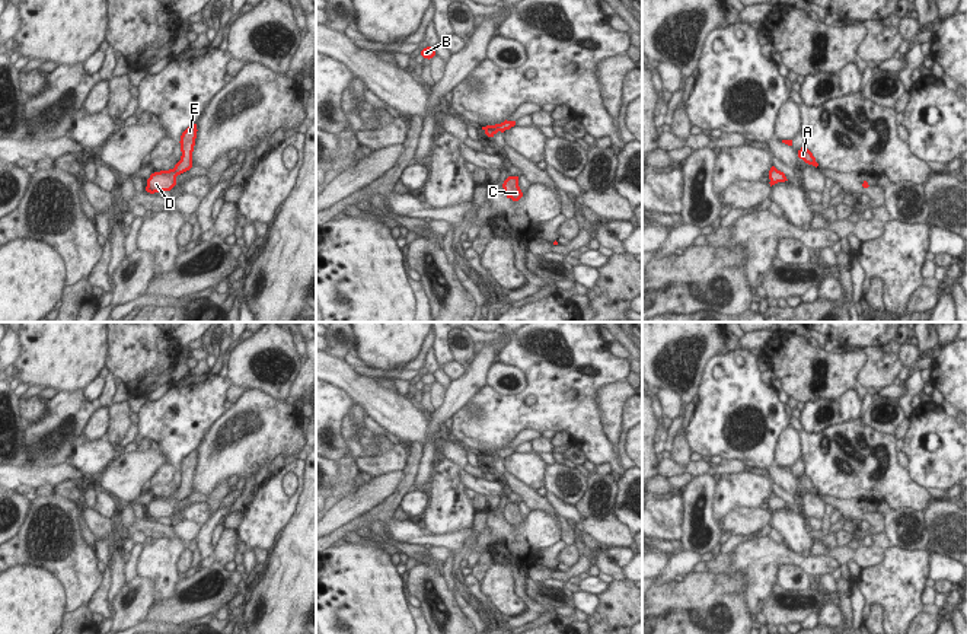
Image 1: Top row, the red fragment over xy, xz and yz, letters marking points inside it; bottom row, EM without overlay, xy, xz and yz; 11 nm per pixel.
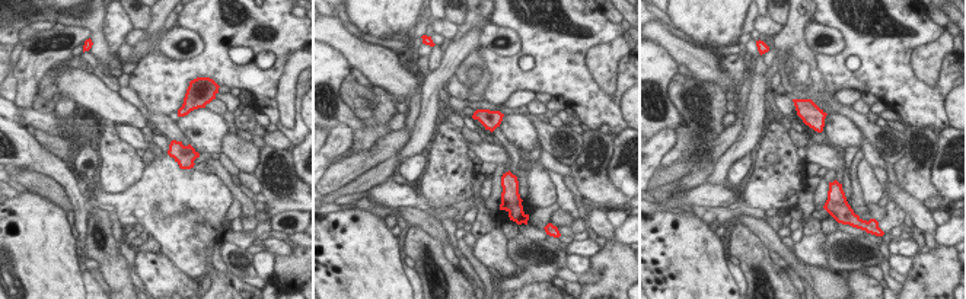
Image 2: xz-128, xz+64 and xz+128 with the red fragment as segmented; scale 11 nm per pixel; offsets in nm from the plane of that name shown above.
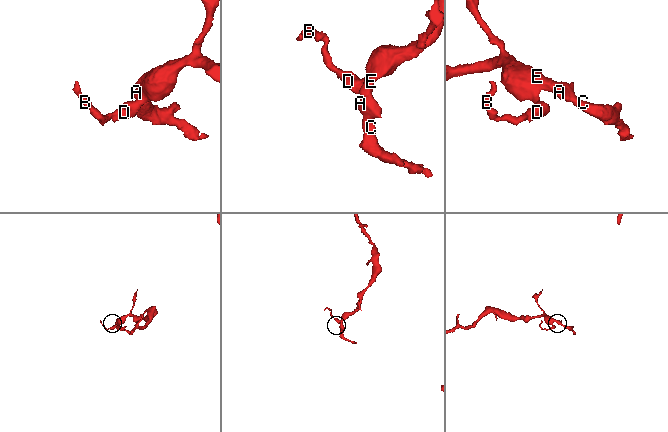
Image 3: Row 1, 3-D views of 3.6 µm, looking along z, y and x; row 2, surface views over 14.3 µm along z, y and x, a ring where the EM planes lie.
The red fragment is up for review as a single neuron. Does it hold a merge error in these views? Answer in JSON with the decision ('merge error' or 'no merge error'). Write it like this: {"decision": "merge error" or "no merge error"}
{"decision": "no merge error"}

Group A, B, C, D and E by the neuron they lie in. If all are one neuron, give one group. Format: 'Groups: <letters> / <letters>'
Groups: A B C D E.

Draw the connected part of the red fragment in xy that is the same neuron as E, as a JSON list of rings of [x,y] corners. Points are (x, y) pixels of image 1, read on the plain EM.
[[[197,450],[188,453],[181,462],[181,487],[173,496],[160,497],[150,501],[146,517],[150,520],[170,517],[176,512],[176,503],[192,494],[192,478],[197,465]]]

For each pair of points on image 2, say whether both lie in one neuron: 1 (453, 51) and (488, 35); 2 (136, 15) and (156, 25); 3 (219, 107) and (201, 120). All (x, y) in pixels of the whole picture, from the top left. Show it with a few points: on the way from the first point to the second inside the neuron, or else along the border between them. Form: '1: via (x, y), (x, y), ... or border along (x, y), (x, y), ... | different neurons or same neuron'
1: border along (488, 21), (482, 26), (480, 45) | different neurons
2: border along (152, 15), (150, 22), (143, 29) | different neurons
3: border along (204, 108), (222, 117) | different neurons

